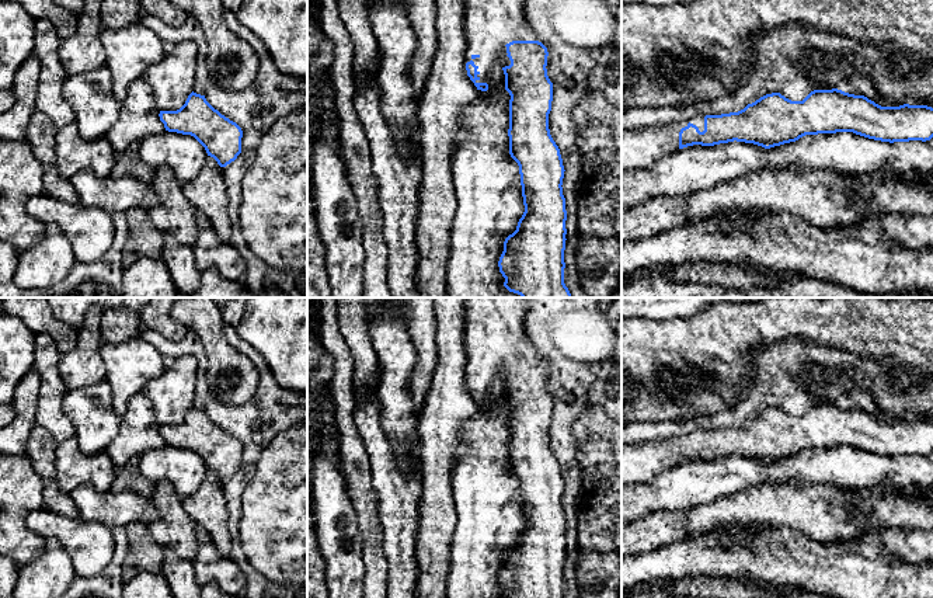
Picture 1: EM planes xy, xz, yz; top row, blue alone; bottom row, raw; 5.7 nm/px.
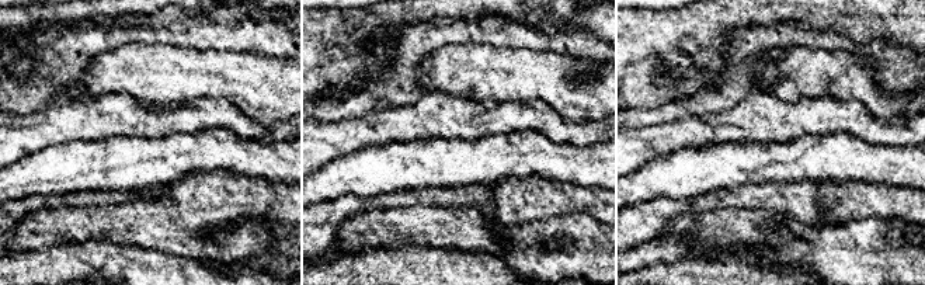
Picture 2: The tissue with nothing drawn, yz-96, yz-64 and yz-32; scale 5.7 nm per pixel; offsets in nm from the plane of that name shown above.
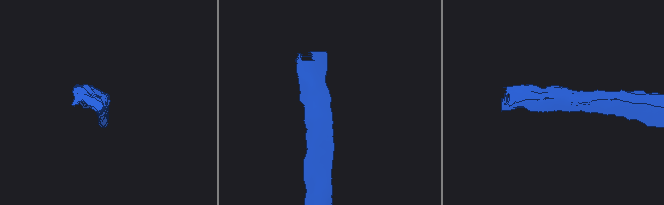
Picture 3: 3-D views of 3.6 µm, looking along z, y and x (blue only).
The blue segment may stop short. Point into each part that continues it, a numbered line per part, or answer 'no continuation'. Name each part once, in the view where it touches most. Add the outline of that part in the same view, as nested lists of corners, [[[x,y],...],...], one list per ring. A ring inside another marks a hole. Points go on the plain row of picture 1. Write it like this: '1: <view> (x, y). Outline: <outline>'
1: xz (494, 330). Outline: [[[467,298],[464,371],[478,382],[476,397],[488,397],[495,382],[511,379],[506,358],[537,355],[525,333],[526,312],[528,298]]]

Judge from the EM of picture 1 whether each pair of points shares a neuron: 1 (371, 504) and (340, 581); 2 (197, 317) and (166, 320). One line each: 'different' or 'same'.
1: different
2: different

